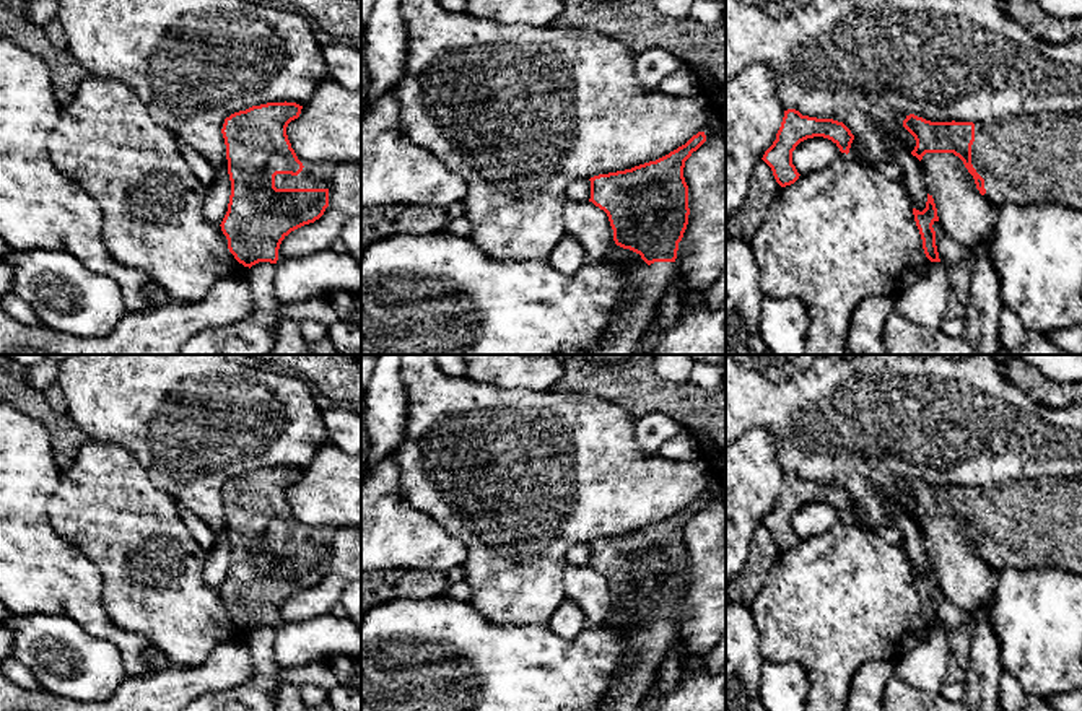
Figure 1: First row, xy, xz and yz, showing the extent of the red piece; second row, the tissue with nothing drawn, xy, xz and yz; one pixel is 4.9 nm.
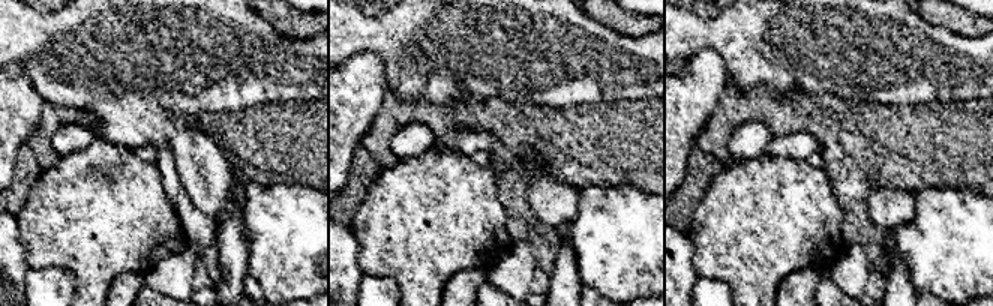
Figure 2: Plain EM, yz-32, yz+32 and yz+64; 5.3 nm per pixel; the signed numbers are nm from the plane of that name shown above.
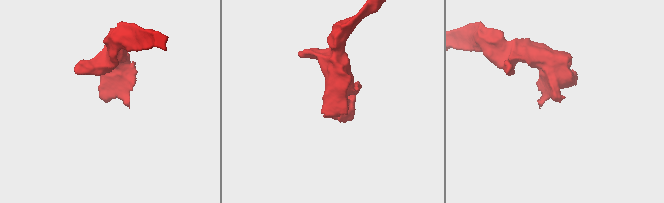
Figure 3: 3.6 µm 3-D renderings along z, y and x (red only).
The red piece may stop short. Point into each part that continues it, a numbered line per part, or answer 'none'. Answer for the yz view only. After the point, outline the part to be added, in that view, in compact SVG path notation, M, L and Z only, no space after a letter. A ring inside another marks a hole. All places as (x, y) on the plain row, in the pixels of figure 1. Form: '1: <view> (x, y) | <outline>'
1: yz (1032, 524) | M1082 475L1010 480L1007 488L975 488L971 529L984 543L986 565L999 574L1004 568L1038 569L1059 568L1082 576Z

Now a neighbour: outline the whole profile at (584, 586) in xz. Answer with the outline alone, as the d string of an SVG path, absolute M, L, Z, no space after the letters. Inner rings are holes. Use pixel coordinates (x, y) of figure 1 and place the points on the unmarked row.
M566 565L563 591L566 599L582 608L589 626L605 628L607 625L623 623L628 628L641 623L639 618L615 608L607 578L592 566Z

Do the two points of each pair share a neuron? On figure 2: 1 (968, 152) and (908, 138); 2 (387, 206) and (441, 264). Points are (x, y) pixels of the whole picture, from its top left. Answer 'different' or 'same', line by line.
1: same
2: same

